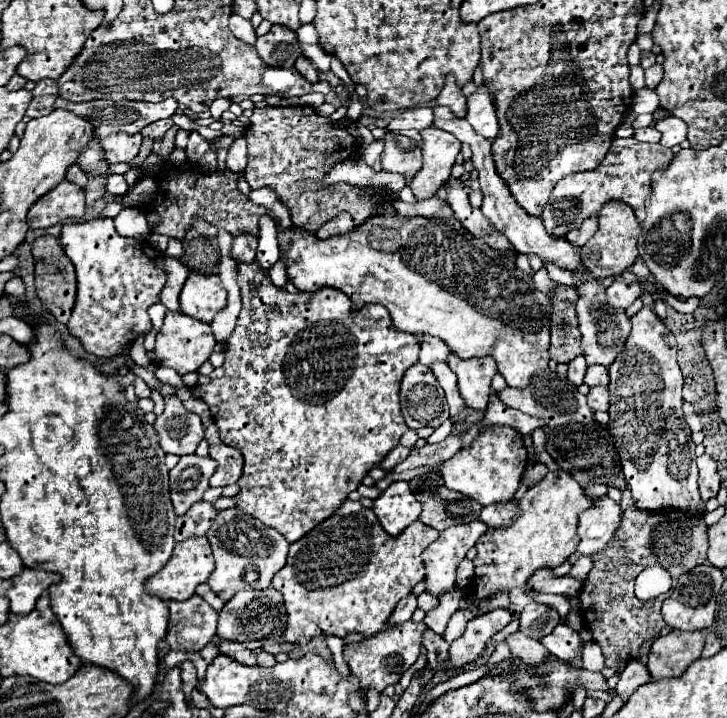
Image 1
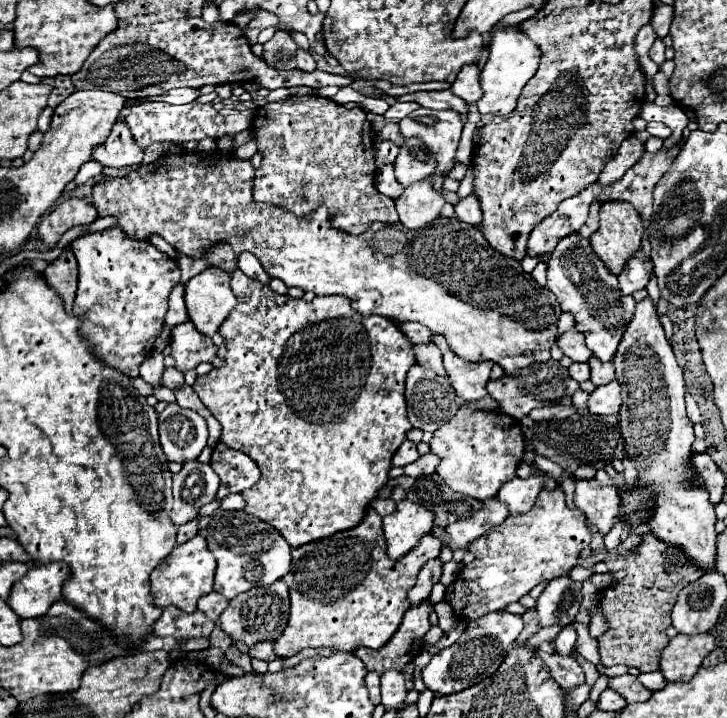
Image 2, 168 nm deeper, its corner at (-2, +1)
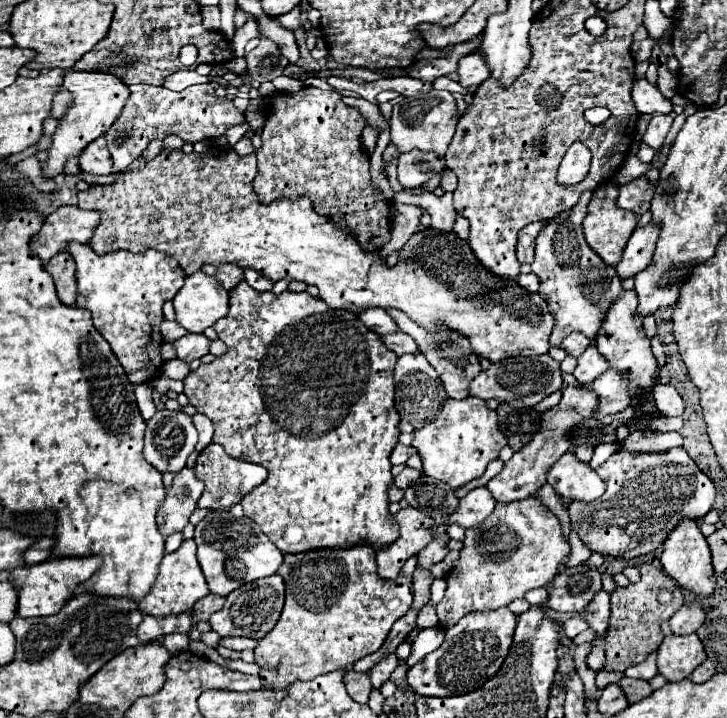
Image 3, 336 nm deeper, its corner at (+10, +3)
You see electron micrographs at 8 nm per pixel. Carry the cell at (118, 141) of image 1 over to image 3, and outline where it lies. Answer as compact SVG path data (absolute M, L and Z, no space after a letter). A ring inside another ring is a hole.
M104 136L96 138L90 146L86 146L78 158L80 168L84 172L92 172L92 174L112 174L112 158L106 146Z

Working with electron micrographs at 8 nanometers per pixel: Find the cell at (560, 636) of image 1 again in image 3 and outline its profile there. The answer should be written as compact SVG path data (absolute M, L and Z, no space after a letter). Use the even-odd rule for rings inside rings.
M570 618L570 620L566 620L566 622L562 624L562 632L564 632L568 638L574 638L574 636L578 636L578 634L584 632L584 630L588 630L588 624L586 624L586 620L582 620L582 618Z

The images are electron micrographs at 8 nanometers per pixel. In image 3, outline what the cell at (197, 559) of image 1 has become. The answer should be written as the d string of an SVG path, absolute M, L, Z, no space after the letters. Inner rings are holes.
M184 540L176 552L164 554L164 558L160 562L160 574L158 574L150 594L138 602L138 608L142 610L142 614L150 614L150 616L182 614L182 612L190 612L194 602L204 598L206 594L208 594L208 584L204 582L204 574L198 566L196 544L194 544L194 540Z

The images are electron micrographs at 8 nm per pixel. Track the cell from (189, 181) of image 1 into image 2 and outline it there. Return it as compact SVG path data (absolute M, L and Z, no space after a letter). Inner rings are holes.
M180 152L164 154L156 162L132 170L124 178L106 178L92 190L92 204L98 216L116 216L118 226L128 238L150 240L152 234L162 236L176 252L188 258L202 258L216 244L230 244L236 254L252 252L262 262L264 270L282 280L288 288L298 286L310 290L316 296L342 294L350 300L352 308L362 316L380 314L400 322L420 322L432 332L446 338L454 354L470 362L490 360L504 368L506 374L530 366L532 362L544 362L550 358L550 346L556 340L558 316L562 314L556 296L548 288L542 288L528 272L522 270L520 262L508 258L484 240L482 232L458 218L436 218L432 224L408 230L400 222L394 226L374 222L366 232L354 236L332 226L328 208L320 206L308 216L298 218L296 214L272 206L258 204L252 200L250 180L254 168L250 160L240 160L234 152ZM396 238L402 240L402 248L396 252Z

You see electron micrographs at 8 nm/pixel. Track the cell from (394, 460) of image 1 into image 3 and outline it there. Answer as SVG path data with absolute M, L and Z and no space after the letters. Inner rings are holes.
M396 444L394 446L394 450L392 450L392 454L390 454L390 462L392 464L406 464L406 460L414 454L416 450L412 448L412 446L404 446L404 444Z

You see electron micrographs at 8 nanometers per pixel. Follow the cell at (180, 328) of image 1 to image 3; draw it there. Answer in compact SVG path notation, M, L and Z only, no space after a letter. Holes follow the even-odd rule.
M186 334L172 342L172 346L182 362L192 362L194 358L202 358L204 354L208 354L210 340L204 334Z

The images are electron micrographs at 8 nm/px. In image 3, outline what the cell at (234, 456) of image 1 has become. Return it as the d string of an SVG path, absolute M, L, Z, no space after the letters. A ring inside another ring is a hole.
M210 444L200 452L196 466L194 466L194 472L206 484L206 488L198 500L198 506L210 508L210 510L228 510L232 504L240 502L240 498L244 494L248 494L248 490L262 484L268 476L268 472L262 466L252 464L252 462L244 462L244 460L236 460L236 458L228 456L224 452L224 448L218 444Z

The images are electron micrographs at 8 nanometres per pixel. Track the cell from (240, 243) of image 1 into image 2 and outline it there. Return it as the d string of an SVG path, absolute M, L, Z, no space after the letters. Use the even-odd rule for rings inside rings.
M242 252L242 254L238 256L238 268L240 268L246 276L252 276L254 280L260 280L262 284L268 286L270 276L266 274L266 270L264 270L262 264L260 264L260 260L258 260L252 252Z

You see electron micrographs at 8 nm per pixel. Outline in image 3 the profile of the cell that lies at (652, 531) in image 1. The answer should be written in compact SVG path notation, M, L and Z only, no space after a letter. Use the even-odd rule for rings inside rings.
M638 564L636 568L640 572L640 582L628 584L624 588L618 586L610 594L612 614L610 614L608 634L606 634L606 662L604 662L604 670L624 672L628 666L640 664L652 652L656 652L656 648L664 640L664 634L660 632L660 624L664 620L668 620L684 602L684 594L680 590L680 586L668 574L664 574L664 570L658 570L652 564ZM660 588L668 588L674 594L674 600L662 606L656 600L656 594L658 594Z

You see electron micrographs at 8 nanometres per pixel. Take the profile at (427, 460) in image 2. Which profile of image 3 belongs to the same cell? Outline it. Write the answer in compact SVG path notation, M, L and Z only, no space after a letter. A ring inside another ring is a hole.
M406 466L396 478L394 478L394 484L398 486L398 488L402 488L402 490L406 490L416 478L420 476L420 472L418 470L414 470L414 468L410 468L410 466Z

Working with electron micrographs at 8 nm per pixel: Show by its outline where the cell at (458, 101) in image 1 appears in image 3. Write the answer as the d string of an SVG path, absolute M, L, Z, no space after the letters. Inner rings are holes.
M480 52L470 54L460 58L458 62L458 84L462 88L470 88L470 86L480 86L486 78L488 78L488 68L484 66L484 58L480 58Z

